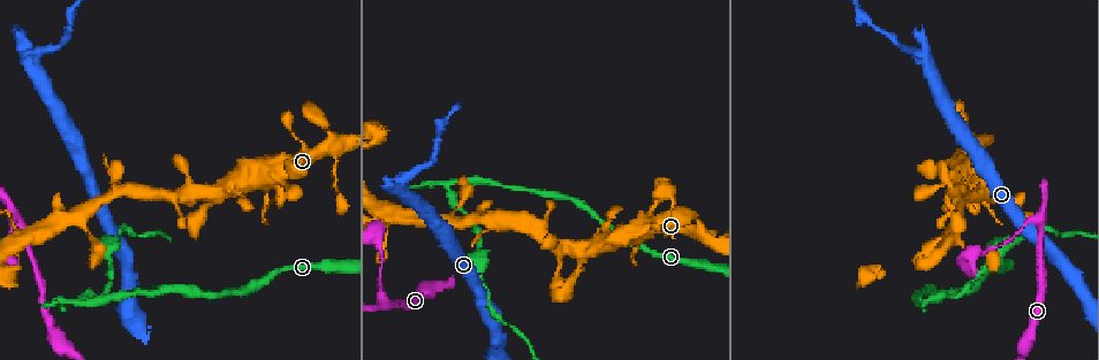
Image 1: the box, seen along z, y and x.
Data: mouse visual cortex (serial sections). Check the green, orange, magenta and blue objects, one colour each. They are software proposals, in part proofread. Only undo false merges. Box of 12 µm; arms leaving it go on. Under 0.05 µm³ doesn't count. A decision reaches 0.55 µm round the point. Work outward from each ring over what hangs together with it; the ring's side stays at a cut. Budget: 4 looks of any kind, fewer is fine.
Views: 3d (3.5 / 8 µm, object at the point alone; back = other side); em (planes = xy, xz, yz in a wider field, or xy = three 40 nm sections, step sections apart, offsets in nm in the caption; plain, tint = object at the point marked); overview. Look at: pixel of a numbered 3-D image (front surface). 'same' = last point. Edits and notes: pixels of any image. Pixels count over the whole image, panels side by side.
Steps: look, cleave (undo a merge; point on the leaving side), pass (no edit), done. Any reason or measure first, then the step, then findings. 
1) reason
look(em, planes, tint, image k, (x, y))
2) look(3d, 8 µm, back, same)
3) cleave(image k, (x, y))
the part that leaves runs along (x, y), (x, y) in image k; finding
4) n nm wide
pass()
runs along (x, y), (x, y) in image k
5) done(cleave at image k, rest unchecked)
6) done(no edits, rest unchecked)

two arms in line, one across
look(3d, 8 µm, image 1, (381, 300))

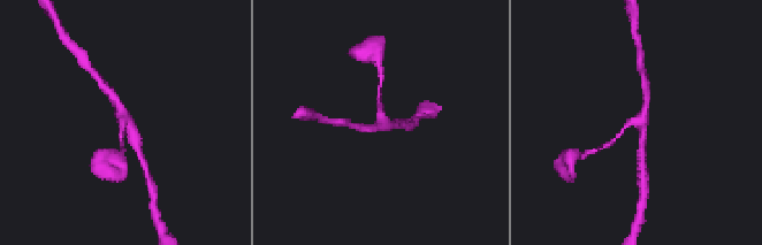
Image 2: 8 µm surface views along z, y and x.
3 arms; arms of 150, 250, 250 nm; shape alone is not enough
look(em, xy, step 5, tint, image 2, (384, 121))

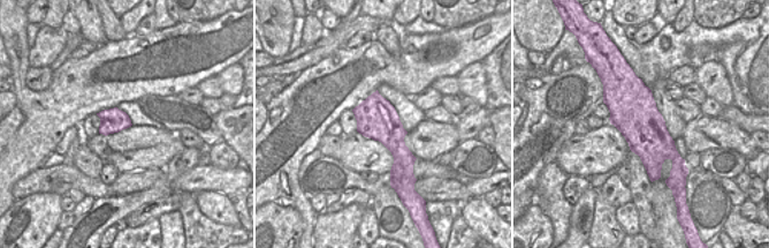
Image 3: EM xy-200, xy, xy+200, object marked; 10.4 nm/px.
420 nm wide
pass()
runs along (396, 123), (380, 119), (379, 97) in image 2; all the same cell

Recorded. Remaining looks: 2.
abrupt turn
look(3d, 3.5 µm, image 1, (78, 304))

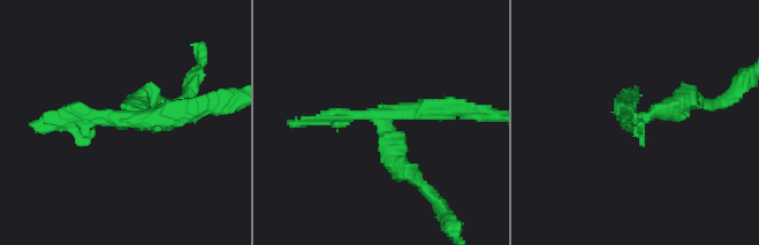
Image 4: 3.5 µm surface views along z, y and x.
look(em, xy, step 5, tint, image 4, (379, 119))

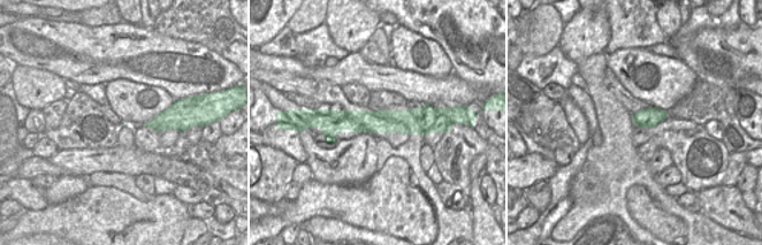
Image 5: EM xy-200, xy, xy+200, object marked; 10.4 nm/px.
cleave(image 4, (675, 102))
the part that leaves runs along (640, 117), (682, 100), (723, 104) in image 4; a second cell is stuck on

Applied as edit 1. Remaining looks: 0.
done(cleave at image 4, rest unchecked)

